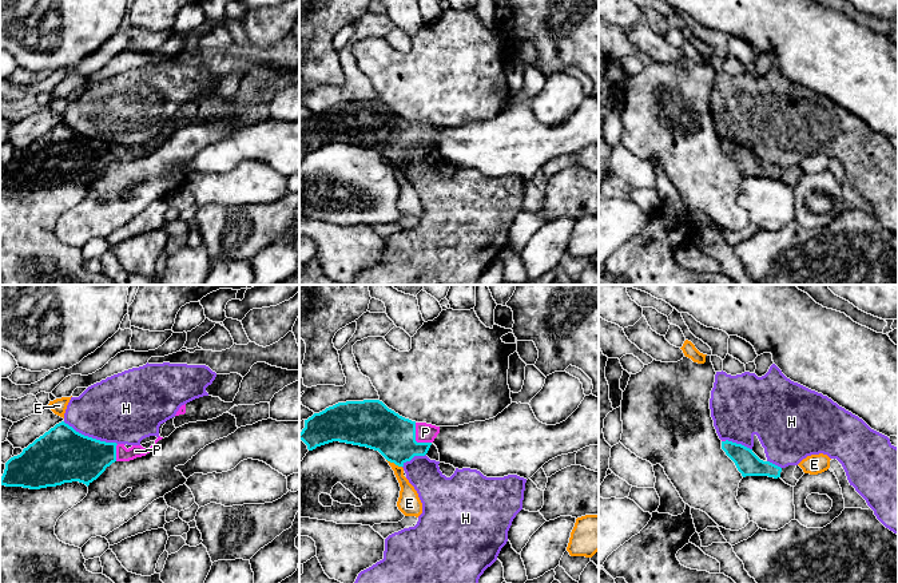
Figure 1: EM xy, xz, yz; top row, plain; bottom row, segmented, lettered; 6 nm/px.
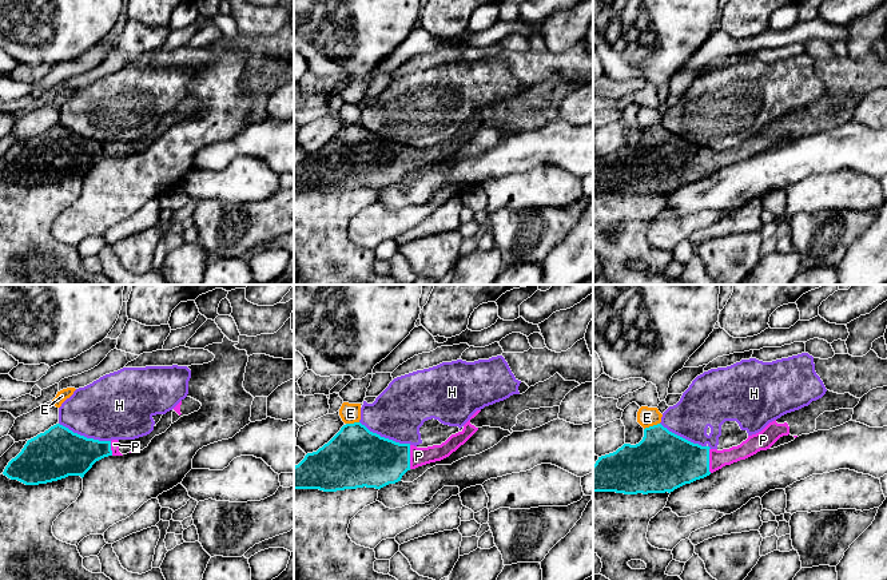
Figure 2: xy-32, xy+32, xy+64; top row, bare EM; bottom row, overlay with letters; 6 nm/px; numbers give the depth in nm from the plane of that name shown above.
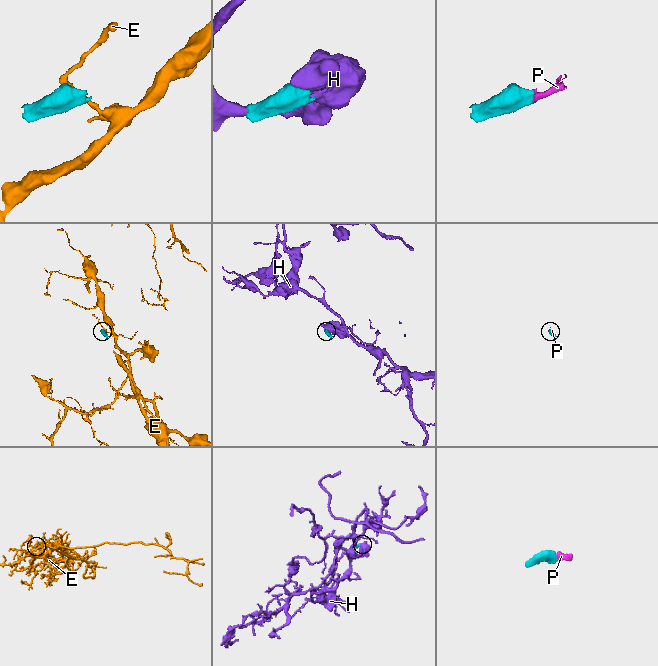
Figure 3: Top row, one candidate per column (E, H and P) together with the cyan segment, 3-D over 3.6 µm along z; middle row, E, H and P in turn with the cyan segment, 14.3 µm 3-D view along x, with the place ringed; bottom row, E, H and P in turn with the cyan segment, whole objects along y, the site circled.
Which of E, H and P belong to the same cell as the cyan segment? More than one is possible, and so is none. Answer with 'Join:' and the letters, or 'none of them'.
Join: P

